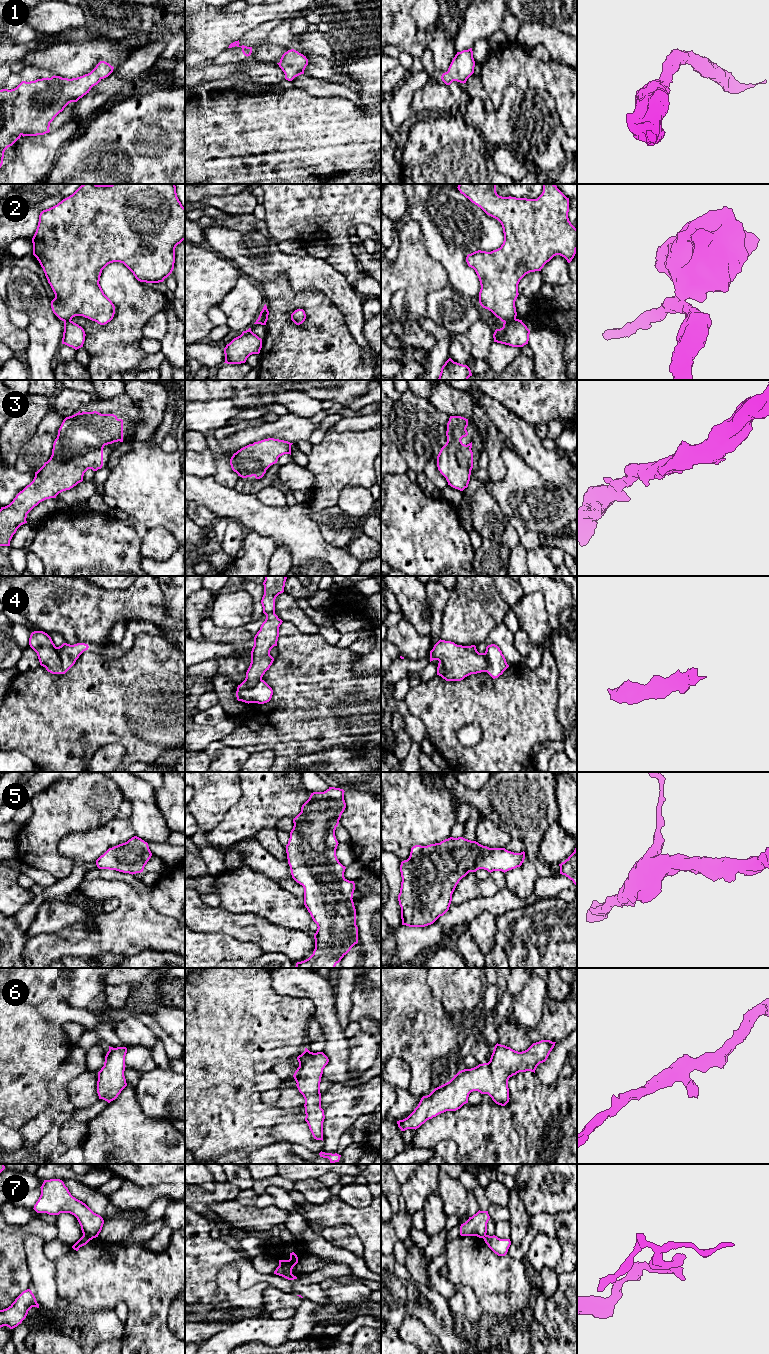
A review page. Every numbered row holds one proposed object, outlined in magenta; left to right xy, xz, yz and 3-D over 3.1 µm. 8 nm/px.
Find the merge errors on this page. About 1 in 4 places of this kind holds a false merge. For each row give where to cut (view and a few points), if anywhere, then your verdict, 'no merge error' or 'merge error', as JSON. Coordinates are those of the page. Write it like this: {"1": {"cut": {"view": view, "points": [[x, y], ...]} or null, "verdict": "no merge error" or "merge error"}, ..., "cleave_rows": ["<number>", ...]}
{"1": {"cut": null, "verdict": "no merge error"}, "2": {"cut": {"view": "yz", "points": [[515, 318], [504, 322]]}, "verdict": "merge error"}, "3": {"cut": null, "verdict": "no merge error"}, "4": {"cut": {"view": "xy", "points": [[55, 647], [60, 658], [60, 666], [57, 669], [51, 670]]}, "verdict": "merge error"}, "5": {"cut": null, "verdict": "no merge error"}, "6": {"cut": null, "verdict": "no merge error"}, "7": {"cut": {"view": "xz", "points": [[279, 1264], [292, 1268]]}, "verdict": "merge error"}, "cleave_rows": ["2", "4", "7"]}

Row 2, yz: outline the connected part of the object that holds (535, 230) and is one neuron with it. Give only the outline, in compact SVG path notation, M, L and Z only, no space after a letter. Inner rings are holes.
M459 184L457 188L502 225L504 241L501 247L491 252L475 251L467 255L466 262L475 270L480 281L480 305L502 322L515 320L520 280L530 272L541 271L556 255L570 263L576 254L577 229L568 218L569 198L555 184L543 184L543 192L537 199L499 196L496 184Z

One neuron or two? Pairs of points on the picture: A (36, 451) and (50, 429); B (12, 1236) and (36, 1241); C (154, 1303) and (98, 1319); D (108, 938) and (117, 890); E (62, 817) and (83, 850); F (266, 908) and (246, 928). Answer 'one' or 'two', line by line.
A: one
B: two
C: two
D: one
E: two
F: two

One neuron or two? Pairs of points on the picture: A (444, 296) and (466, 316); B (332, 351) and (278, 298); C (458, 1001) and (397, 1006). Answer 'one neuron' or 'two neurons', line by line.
A: one neuron
B: one neuron
C: two neurons

